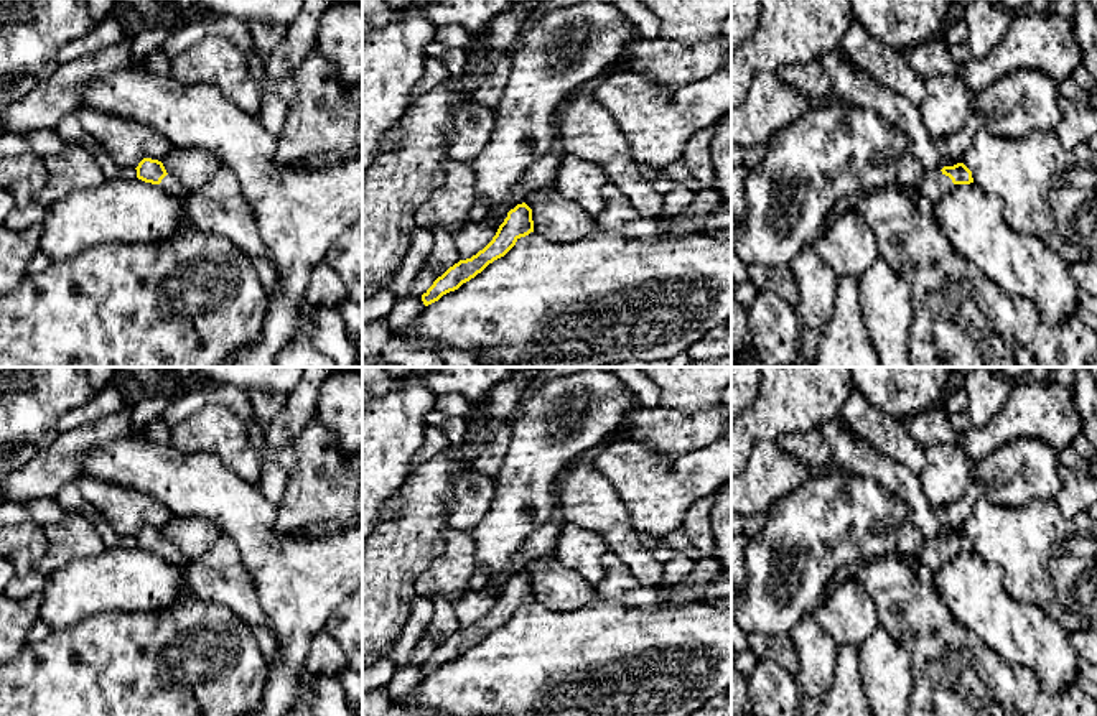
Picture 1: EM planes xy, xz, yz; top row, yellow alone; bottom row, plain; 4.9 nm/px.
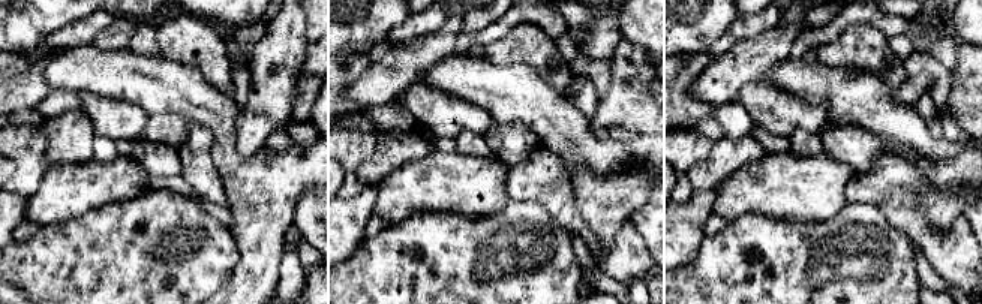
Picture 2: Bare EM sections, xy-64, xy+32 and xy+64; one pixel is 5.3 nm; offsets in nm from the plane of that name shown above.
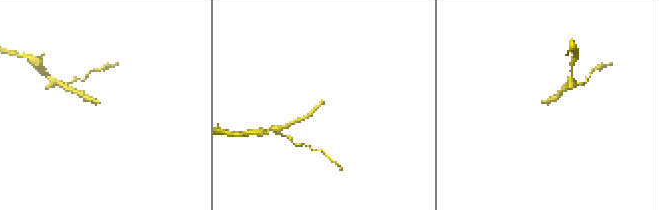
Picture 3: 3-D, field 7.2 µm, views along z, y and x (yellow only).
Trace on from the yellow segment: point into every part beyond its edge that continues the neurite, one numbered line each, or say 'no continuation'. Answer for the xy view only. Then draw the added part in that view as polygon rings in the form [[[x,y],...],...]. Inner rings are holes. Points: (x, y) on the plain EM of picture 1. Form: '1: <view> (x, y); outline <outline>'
1: xy (173, 555); outline [[[166,543],[158,555],[163,556],[168,563],[178,565],[184,570],[188,570],[191,565],[191,560],[171,543]]]

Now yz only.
1: yz (933, 552); outline [[[929,537],[917,550],[911,553],[898,553],[898,555],[911,555],[913,558],[924,563],[932,573],[936,573],[941,568],[941,565],[945,560],[952,558],[955,553],[941,538]]]

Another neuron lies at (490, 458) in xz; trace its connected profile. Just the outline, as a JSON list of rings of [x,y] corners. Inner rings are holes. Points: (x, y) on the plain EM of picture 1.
[[[468,416],[466,433],[473,436],[481,430],[484,431],[484,443],[473,463],[473,469],[494,481],[502,466],[506,448],[511,443],[511,423]]]

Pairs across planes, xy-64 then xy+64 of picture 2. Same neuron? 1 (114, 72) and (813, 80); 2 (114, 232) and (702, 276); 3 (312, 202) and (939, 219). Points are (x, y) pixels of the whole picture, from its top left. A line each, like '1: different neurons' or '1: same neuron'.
1: same neuron
2: same neuron
3: different neurons

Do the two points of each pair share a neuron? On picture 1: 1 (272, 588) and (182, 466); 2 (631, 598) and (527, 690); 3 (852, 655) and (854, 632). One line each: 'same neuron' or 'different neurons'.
1: same neuron
2: different neurons
3: different neurons

